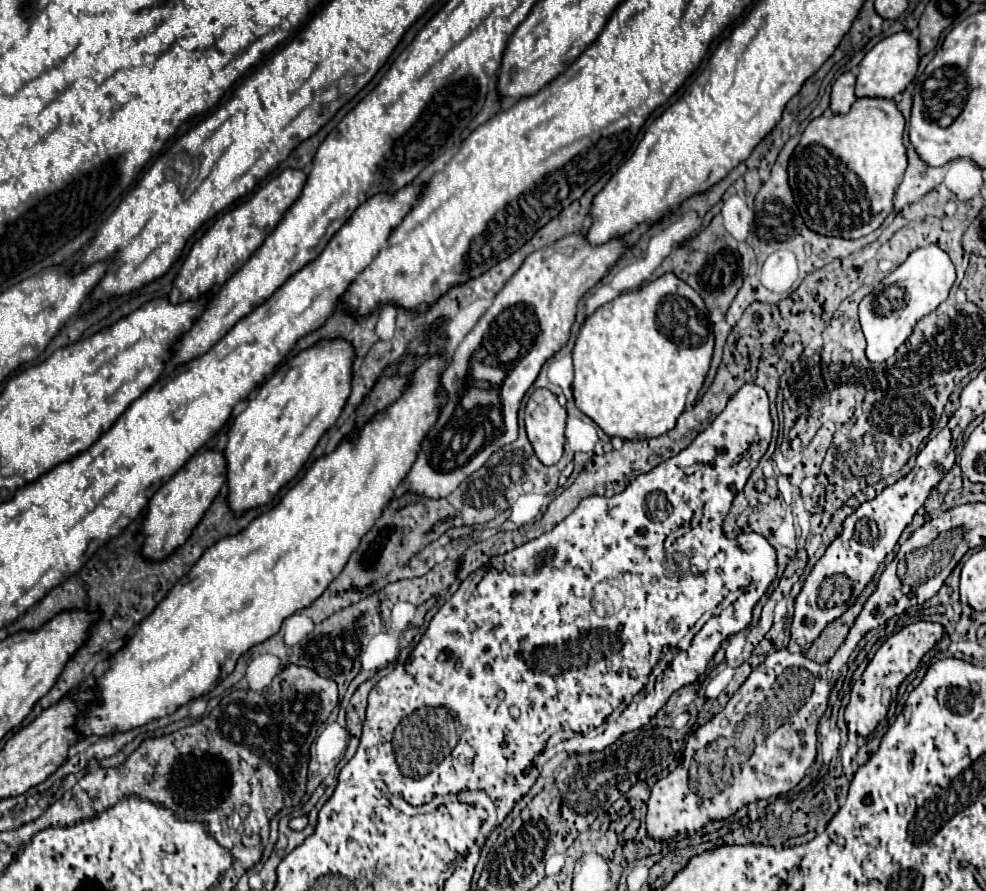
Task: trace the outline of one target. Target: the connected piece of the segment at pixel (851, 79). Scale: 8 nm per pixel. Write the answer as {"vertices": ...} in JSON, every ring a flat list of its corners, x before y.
{"vertices":[[845,72,837,78,837,82,833,84,833,92,831,92,831,110,839,112,839,114,847,114,853,106,853,102,857,100,855,96,855,74,853,72]]}

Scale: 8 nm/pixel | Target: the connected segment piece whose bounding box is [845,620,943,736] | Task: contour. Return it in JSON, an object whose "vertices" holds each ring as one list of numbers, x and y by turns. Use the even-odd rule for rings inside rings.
{"vertices":[[919,620,915,624,909,624,909,626,901,628,893,636,889,636,881,644,881,648,877,650,873,660,867,664,867,670,863,672,863,676,851,688,851,698,849,698,849,704,845,708,847,726,851,724,851,728,855,728,857,718,861,718,863,736,871,734,875,730,875,726,885,718,885,714,889,710,889,704,891,704,891,698,897,694,899,684,917,668,923,654,935,646,935,642,941,638,941,634,943,634,941,624],[885,694,887,694,887,704,885,704]]}

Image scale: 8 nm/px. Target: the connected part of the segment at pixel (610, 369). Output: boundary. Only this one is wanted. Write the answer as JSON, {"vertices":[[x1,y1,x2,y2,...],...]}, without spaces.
{"vertices":[[675,274,645,284,635,292,623,292,585,320,573,348,575,406,597,422,605,434,623,440,651,440,675,428,687,404,695,404,711,366,715,348,713,324,703,298]]}

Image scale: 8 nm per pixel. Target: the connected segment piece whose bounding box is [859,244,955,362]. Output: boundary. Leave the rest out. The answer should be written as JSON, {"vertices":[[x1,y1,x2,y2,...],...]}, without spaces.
{"vertices":[[931,244,909,254,909,258,893,270,883,282,861,300,859,320,863,334,867,338,867,360,885,362,895,354,895,350,911,336,913,326,925,314,937,310,949,296,949,290,955,282,955,266,947,252]]}

